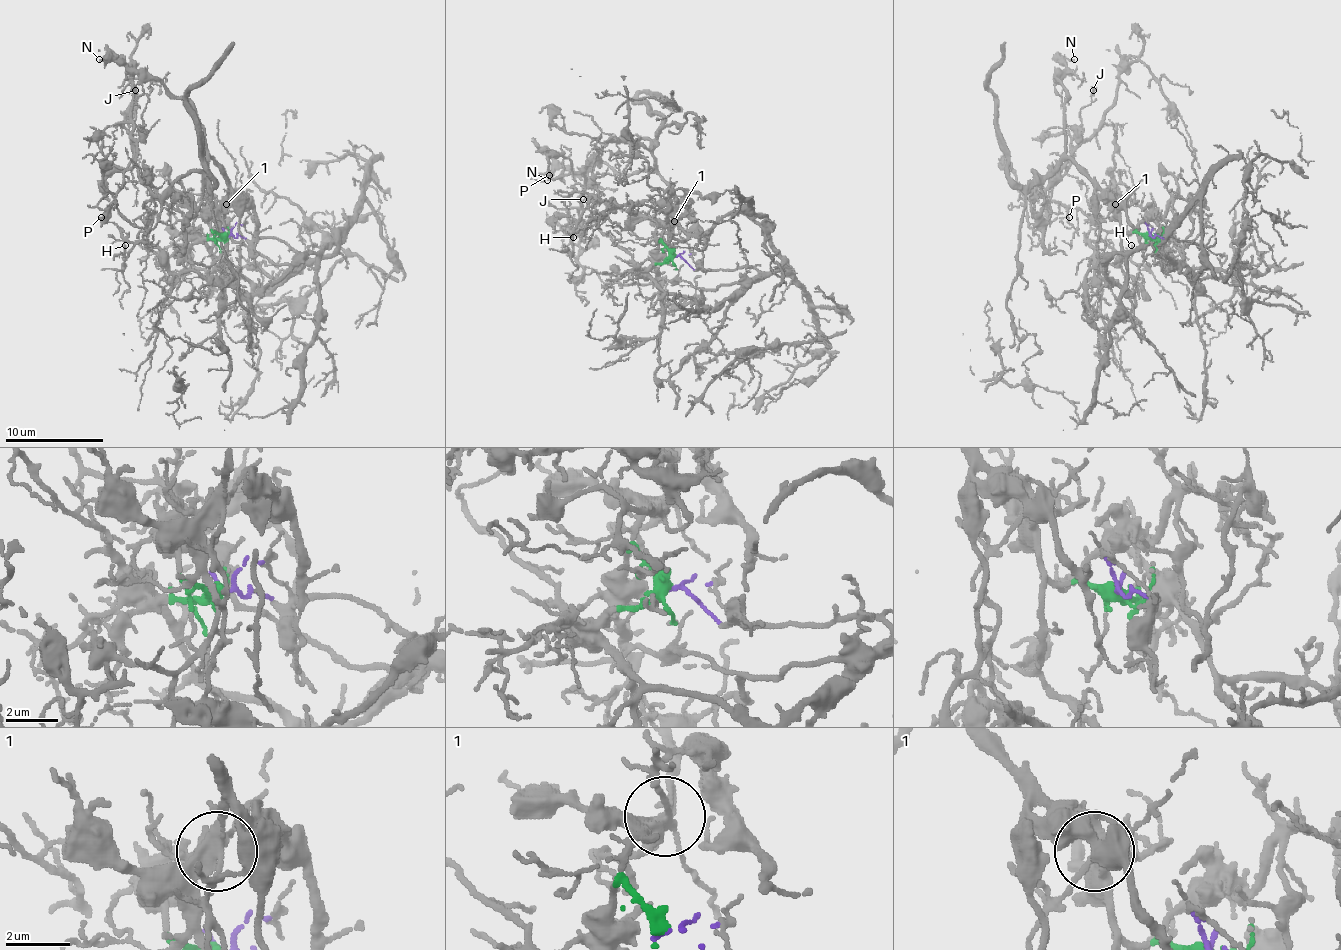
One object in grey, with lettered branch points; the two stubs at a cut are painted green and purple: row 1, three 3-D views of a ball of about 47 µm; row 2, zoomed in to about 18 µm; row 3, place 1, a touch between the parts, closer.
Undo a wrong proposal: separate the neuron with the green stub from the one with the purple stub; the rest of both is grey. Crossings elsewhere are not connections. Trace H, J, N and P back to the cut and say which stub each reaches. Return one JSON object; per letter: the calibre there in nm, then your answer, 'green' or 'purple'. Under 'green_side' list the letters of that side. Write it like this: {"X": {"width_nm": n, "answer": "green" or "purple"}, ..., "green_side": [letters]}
{"H": {"width_nm": 130, "answer": "purple"}, "J": {"width_nm": 110, "answer": "green"}, "N": {"width_nm": 140, "answer": "green"}, "P": {"width_nm": 100, "answer": "green"}, "green_side": ["J", "N", "P"]}

